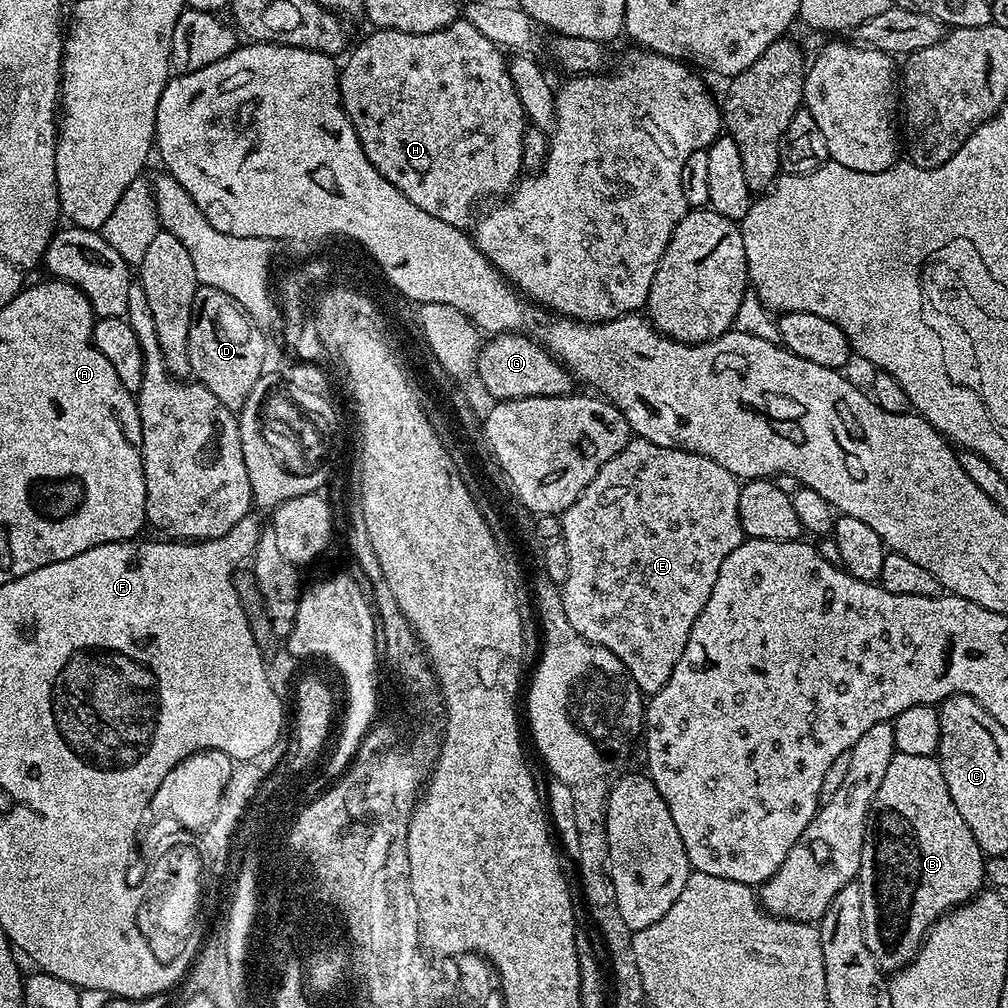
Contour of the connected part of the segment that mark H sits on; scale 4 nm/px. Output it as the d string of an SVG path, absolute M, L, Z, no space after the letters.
M458 18L450 26L430 34L406 34L402 30L393 28L372 30L369 33L369 36L352 53L350 53L351 51L347 53L348 61L342 64L338 72L340 101L358 134L358 142L362 146L366 158L370 158L374 170L378 170L378 174L382 174L382 178L386 178L398 191L406 194L406 198L410 198L410 202L414 202L414 206L418 206L418 210L426 210L426 214L434 214L434 218L455 228L467 229L473 219L472 207L483 196L496 196L492 198L507 196L521 179L524 167L522 138L526 127L526 117L522 102L518 98L518 90L514 90L514 82L508 73L505 53L500 45L490 42L490 38L486 38L486 34L474 30L474 26L470 26L470 22L463 18Z

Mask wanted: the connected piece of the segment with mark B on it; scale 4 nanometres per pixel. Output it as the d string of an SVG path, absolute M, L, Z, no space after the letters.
M897 752L894 758L890 758L890 767L886 769L886 775L882 777L882 786L878 786L878 794L874 794L872 809L868 812L866 838L862 846L862 862L858 877L858 883L862 890L862 922L866 934L866 950L870 950L870 954L874 954L874 962L878 962L878 966L884 973L895 974L905 968L907 964L911 964L913 958L920 953L924 937L932 929L932 925L947 912L968 903L972 897L980 895L986 884L985 861L983 850L978 846L978 842L974 842L974 834L970 834L970 826L966 826L966 822L962 822L962 814L958 814L958 806L954 806L954 798L950 798L950 790L946 786L946 778L944 771L940 768L939 759L935 755L919 757L900 752Z

